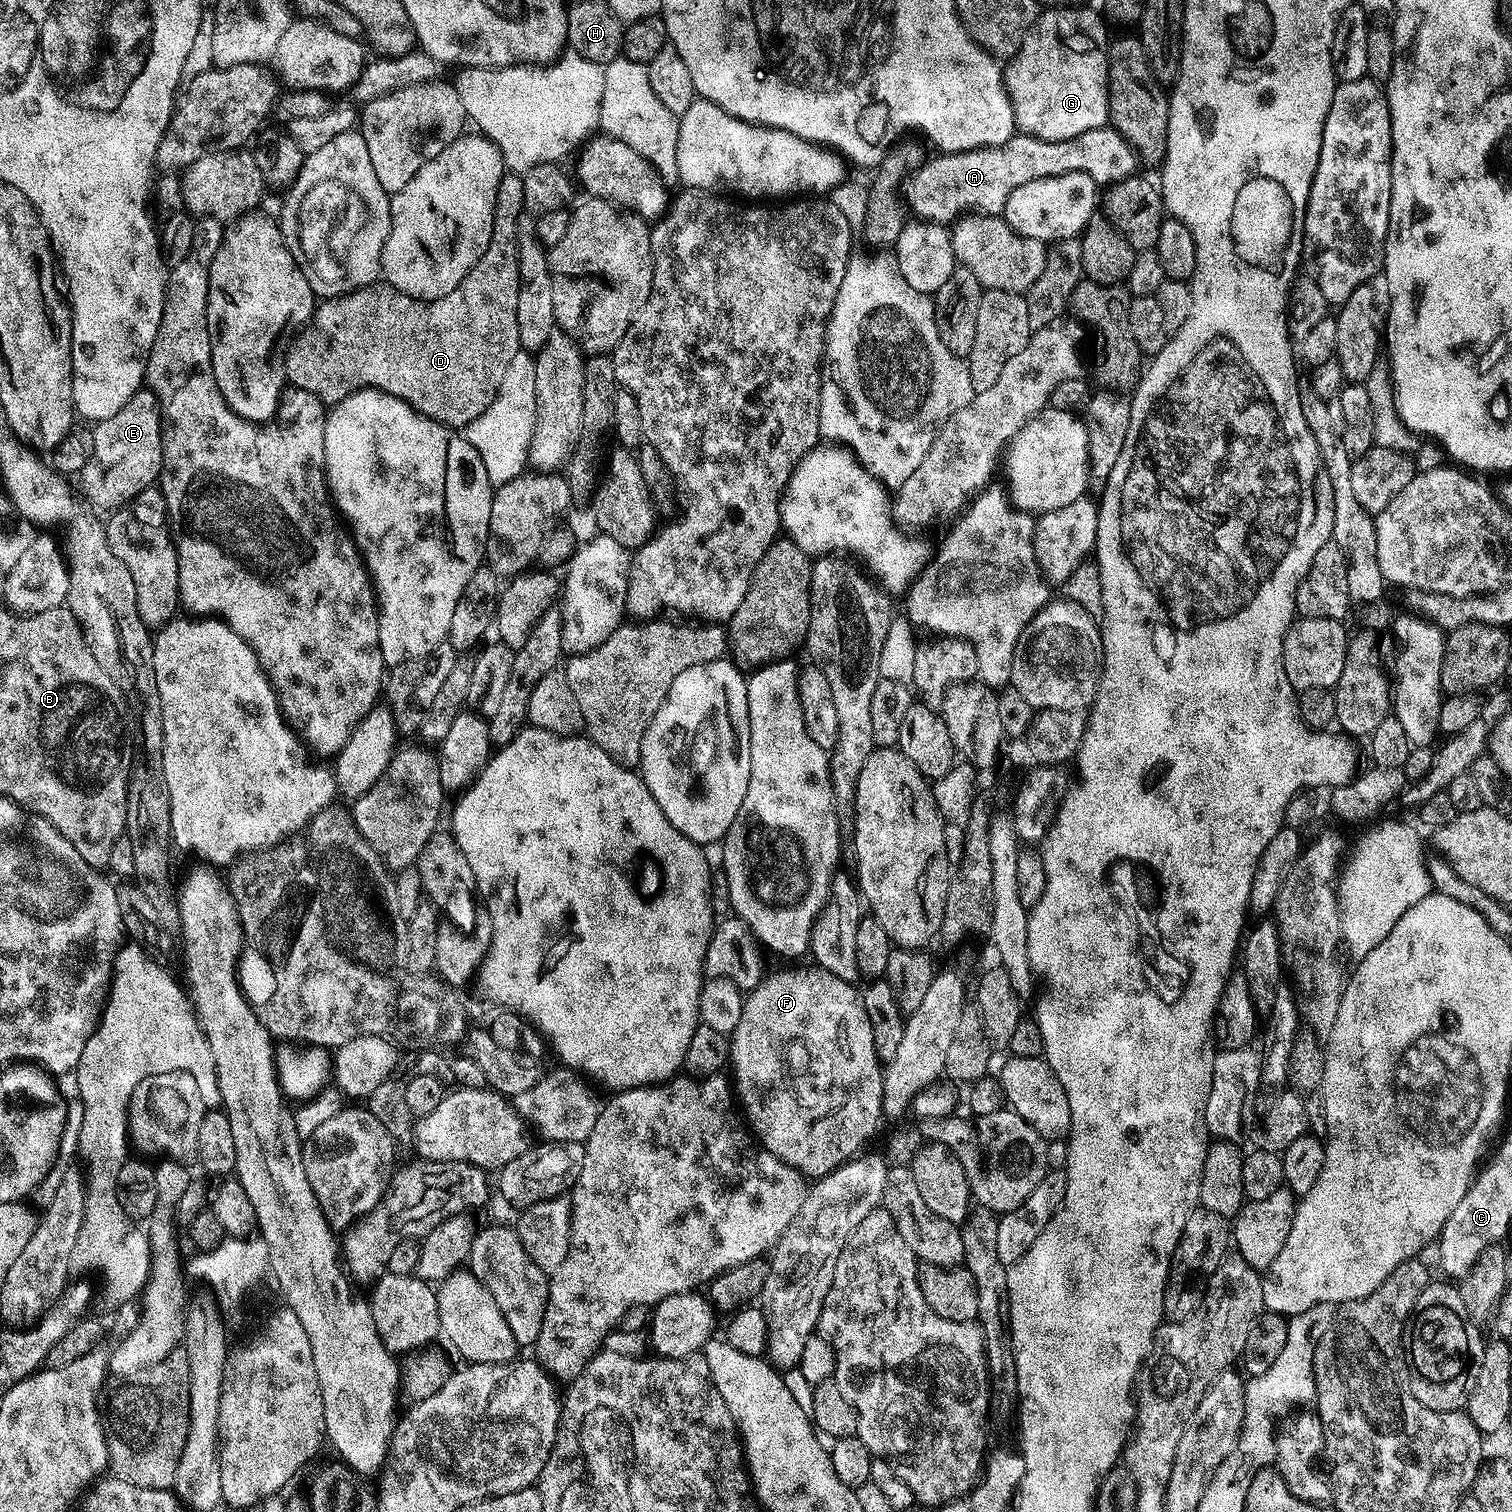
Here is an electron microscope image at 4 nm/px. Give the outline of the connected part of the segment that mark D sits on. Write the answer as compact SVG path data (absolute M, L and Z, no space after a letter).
M505 174L498 182L498 194L496 195L496 205L494 206L494 216L492 218L492 233L487 250L474 262L470 274L450 290L450 294L442 294L442 298L437 300L412 300L406 294L402 294L391 284L377 282L367 284L364 288L355 288L352 292L333 295L332 300L325 304L320 304L316 308L316 313L308 320L308 325L296 336L296 341L288 348L288 353L284 356L284 372L288 375L288 384L294 388L301 388L310 394L314 394L320 399L320 403L325 406L335 406L340 404L348 396L353 396L355 392L361 390L379 390L388 396L397 396L404 400L413 410L419 412L421 416L427 416L429 420L435 420L438 424L443 424L449 429L463 429L474 418L485 412L496 392L500 389L502 378L506 374L506 366L514 358L514 354L521 351L520 339L518 338L518 294L520 293L520 261L518 251L516 252L516 219L524 212L524 199L522 198L522 186L524 185L523 175Z

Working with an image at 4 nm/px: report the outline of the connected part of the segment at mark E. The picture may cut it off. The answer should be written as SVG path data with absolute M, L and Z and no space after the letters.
M150 390L135 392L110 418L99 421L91 429L92 453L86 466L78 473L80 488L92 504L115 510L129 504L143 488L153 487L164 466L164 447L160 437L160 405Z

